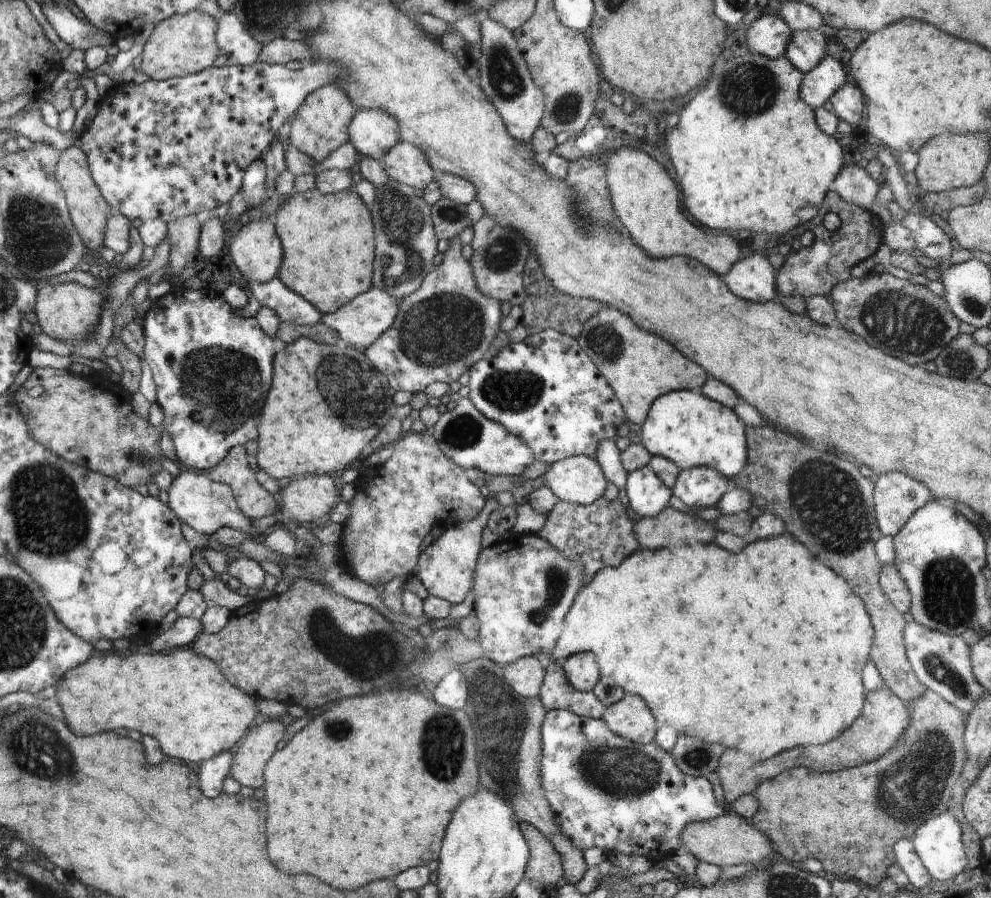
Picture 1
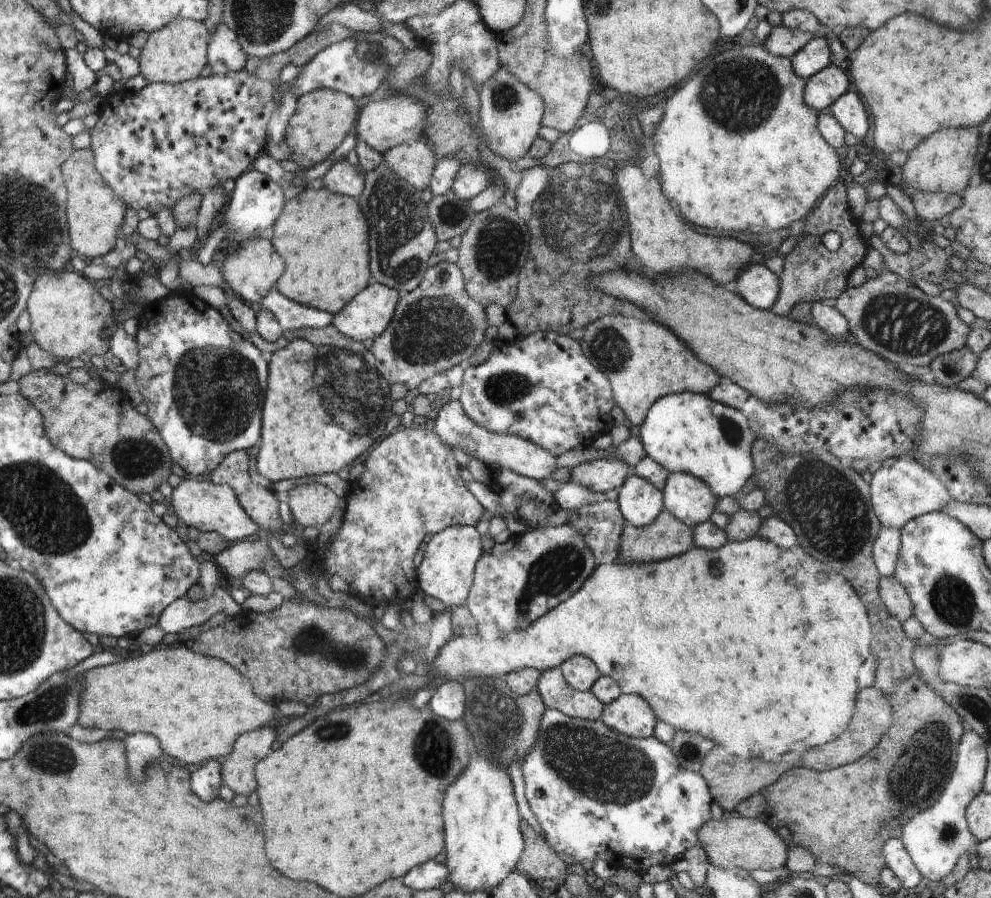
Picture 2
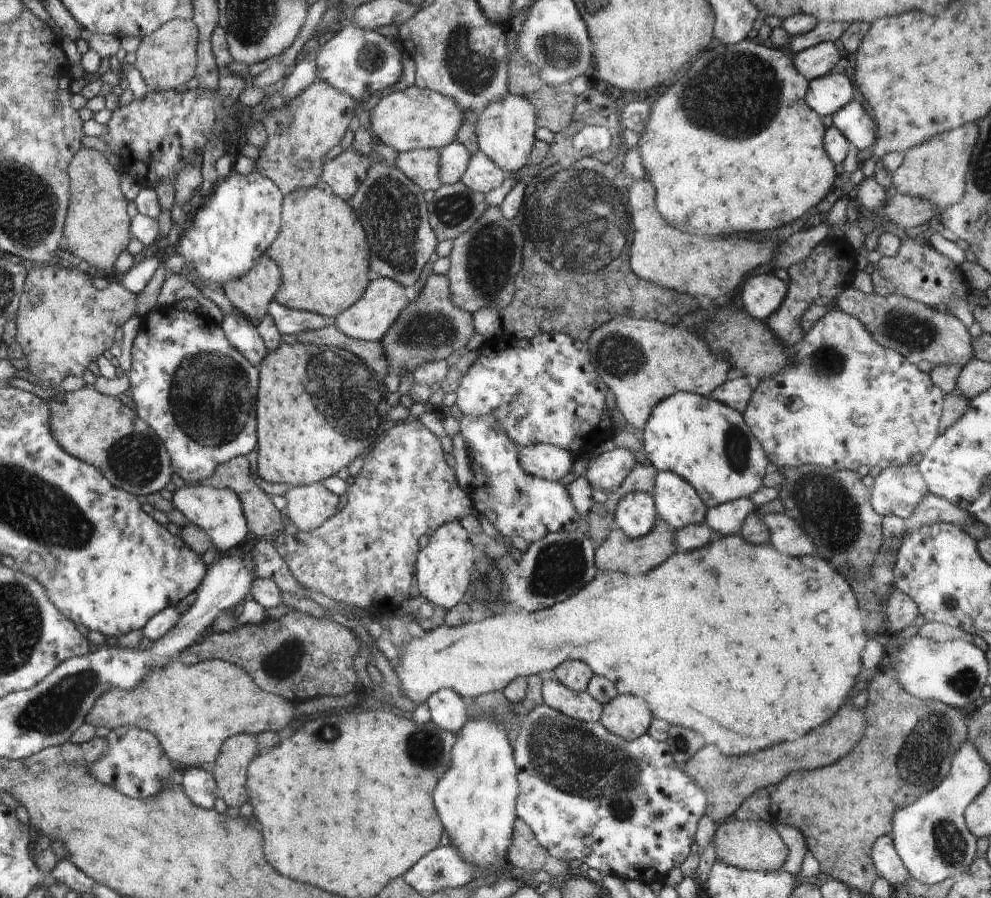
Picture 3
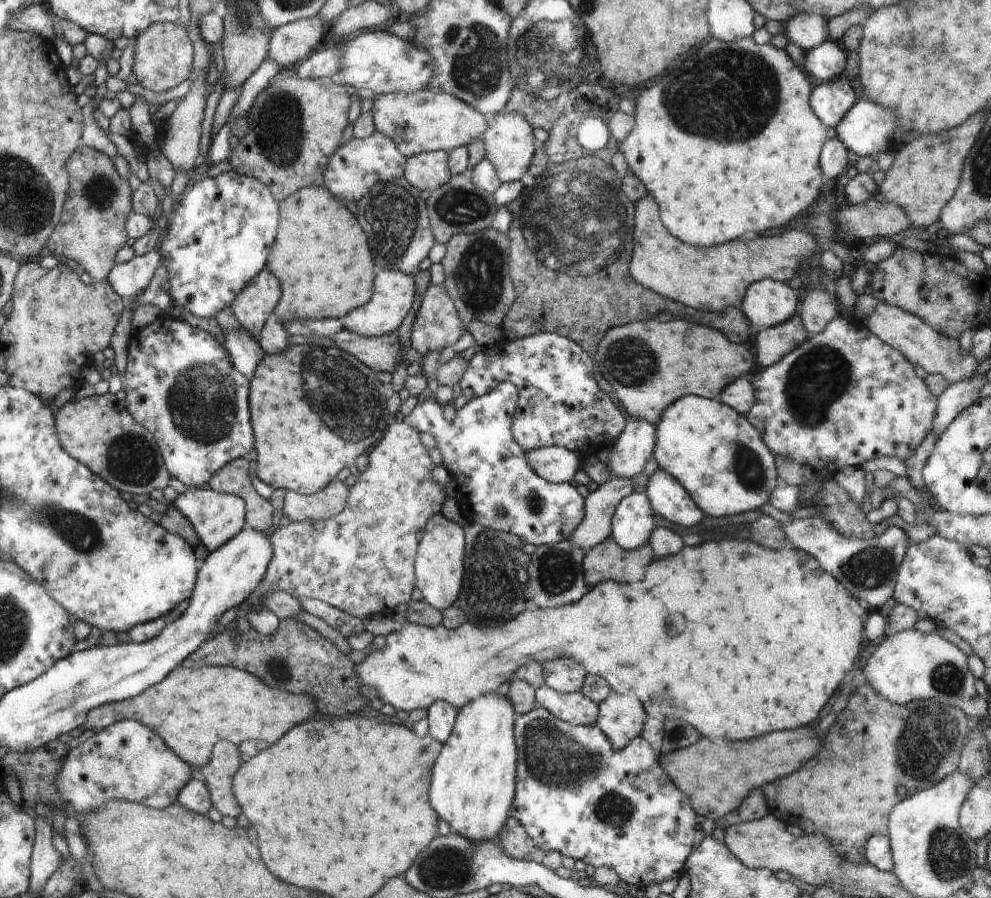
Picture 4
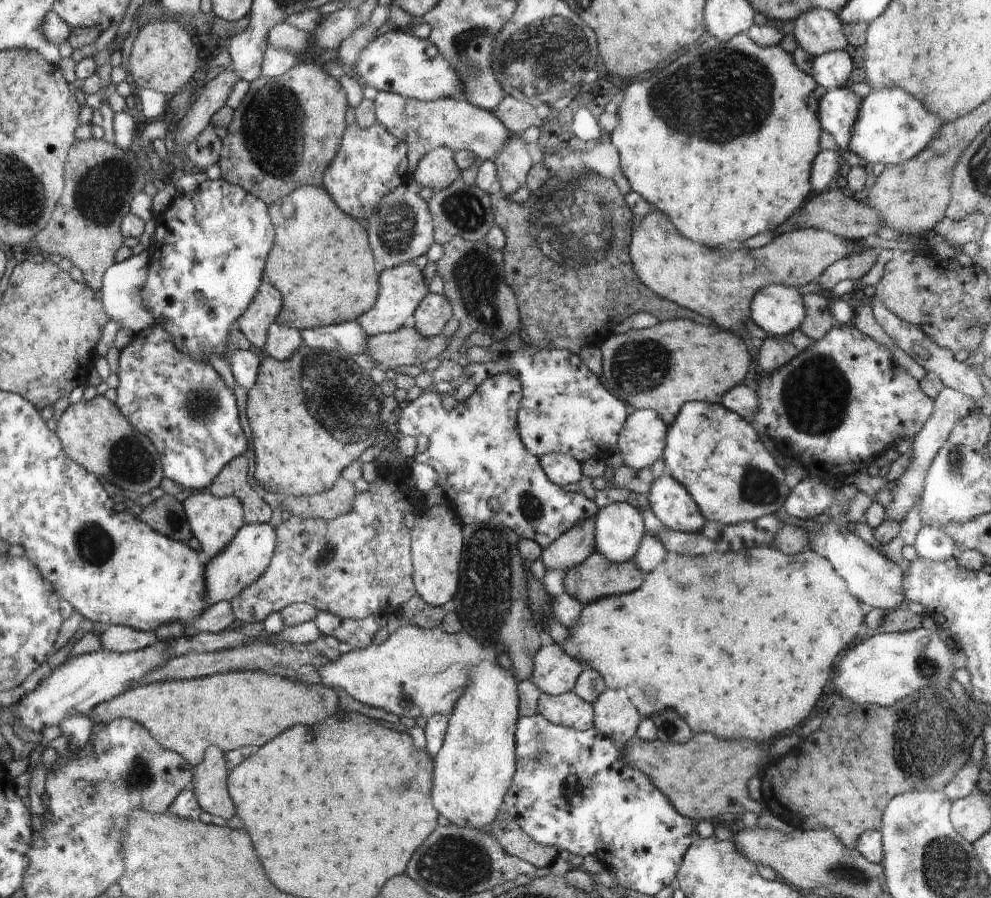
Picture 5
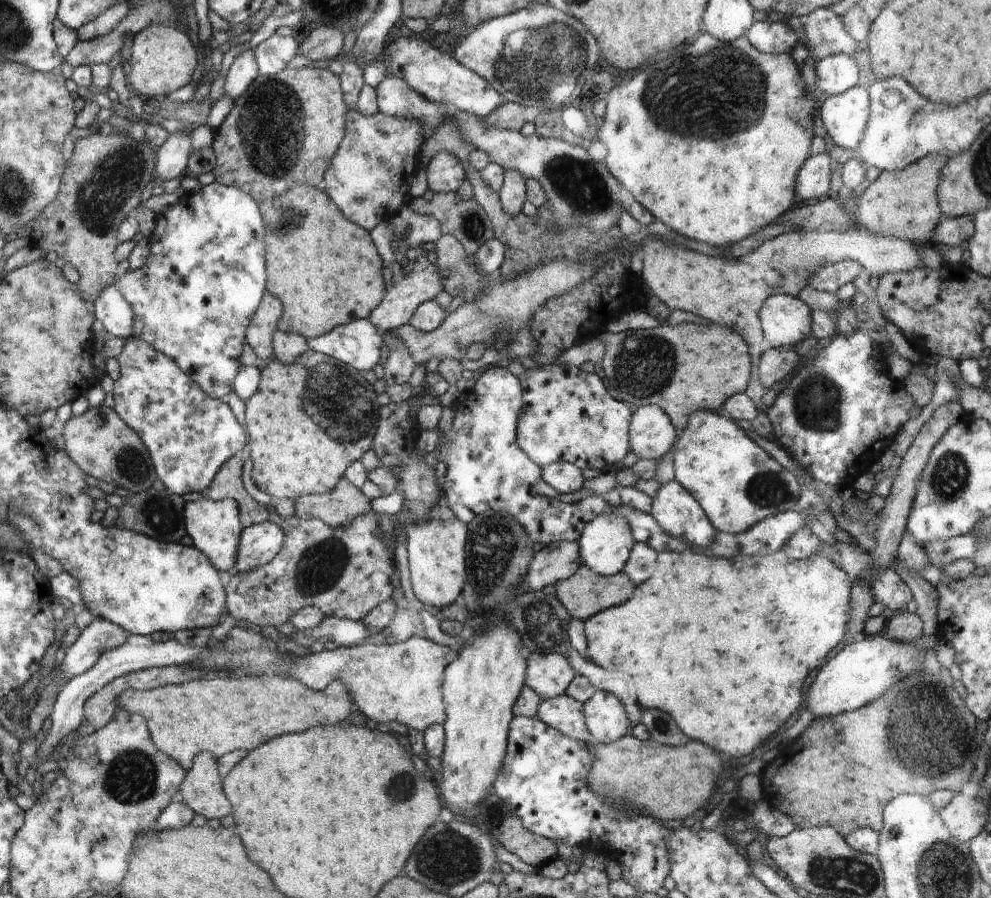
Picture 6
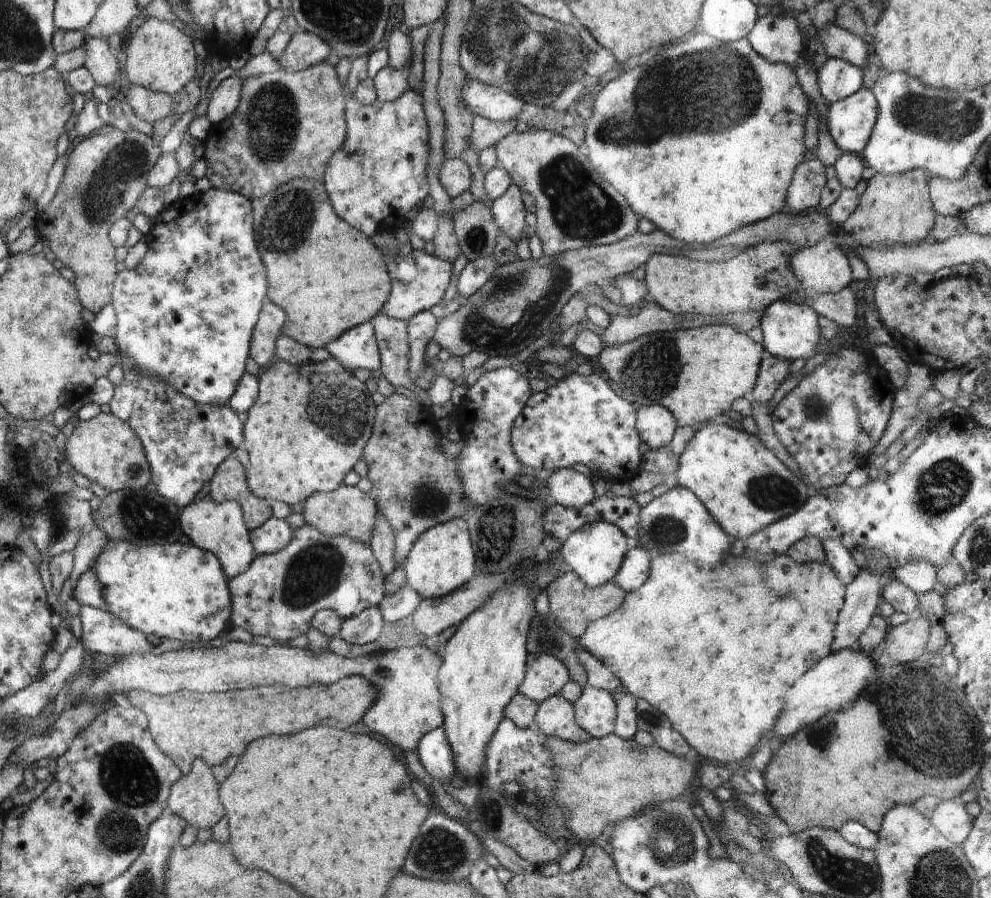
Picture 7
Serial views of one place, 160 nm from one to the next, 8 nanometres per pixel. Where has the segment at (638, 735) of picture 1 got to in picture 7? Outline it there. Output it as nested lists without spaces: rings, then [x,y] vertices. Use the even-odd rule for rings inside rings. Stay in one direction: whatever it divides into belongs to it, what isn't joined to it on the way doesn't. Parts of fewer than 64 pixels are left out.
[[[587,684],[574,705],[575,718],[592,737],[599,739],[614,732],[617,706],[607,690]]]

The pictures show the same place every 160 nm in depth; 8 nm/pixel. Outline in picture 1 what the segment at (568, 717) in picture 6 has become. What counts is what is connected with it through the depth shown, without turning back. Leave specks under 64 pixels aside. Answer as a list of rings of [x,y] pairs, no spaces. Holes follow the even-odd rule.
[[[545,660],[545,675],[538,694],[546,712],[569,710],[581,717],[602,719],[605,706],[593,692],[579,691],[568,682],[561,661]]]

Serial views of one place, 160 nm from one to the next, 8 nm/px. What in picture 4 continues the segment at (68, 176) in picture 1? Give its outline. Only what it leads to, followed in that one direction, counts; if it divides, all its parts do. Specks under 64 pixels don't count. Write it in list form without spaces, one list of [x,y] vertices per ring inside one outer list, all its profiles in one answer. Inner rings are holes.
[[[80,147],[74,150],[67,160],[67,171],[69,192],[66,197],[66,206],[61,212],[56,228],[52,231],[47,247],[49,252],[59,259],[65,256],[76,260],[94,281],[106,281],[110,271],[114,268],[114,256],[126,246],[126,240],[129,237],[126,236],[127,230],[124,230],[124,222],[127,222],[128,214],[132,210],[132,190],[128,182],[120,178],[112,160],[90,147]]]

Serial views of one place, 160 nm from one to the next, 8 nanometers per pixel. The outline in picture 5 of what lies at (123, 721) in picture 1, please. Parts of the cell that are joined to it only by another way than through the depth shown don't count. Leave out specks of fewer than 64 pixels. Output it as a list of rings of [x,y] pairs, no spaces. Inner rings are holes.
[[[240,671],[188,680],[166,679],[140,684],[111,701],[96,705],[88,714],[88,718],[100,726],[106,726],[116,719],[132,719],[147,727],[156,742],[168,750],[183,755],[195,767],[202,763],[206,755],[204,750],[210,744],[220,746],[220,750],[224,752],[234,750],[238,746],[252,746],[252,744],[262,746],[274,736],[282,734],[286,726],[292,726],[292,724],[310,726],[310,724],[324,722],[328,716],[336,712],[336,704],[340,706],[340,698],[333,687],[292,682],[290,679],[269,675],[262,671]]]

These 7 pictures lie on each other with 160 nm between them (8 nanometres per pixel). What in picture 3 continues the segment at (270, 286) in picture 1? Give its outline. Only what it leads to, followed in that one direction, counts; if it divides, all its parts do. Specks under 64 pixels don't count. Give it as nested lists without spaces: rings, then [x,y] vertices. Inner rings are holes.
[[[273,300],[270,304],[271,317],[281,334],[296,334],[320,330],[335,324],[335,319],[315,312],[291,309]]]

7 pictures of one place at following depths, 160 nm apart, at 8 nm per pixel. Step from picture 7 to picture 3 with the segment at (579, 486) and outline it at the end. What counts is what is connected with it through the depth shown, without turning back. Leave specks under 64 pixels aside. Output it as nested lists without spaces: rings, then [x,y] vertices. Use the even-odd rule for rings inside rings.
[[[546,443],[518,447],[519,458],[528,474],[558,481],[572,468],[570,451]]]

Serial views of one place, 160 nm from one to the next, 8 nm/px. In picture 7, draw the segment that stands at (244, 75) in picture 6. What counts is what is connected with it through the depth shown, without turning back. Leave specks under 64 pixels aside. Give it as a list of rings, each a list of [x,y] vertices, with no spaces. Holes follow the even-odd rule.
[[[230,76],[224,79],[211,95],[207,115],[214,125],[220,124],[239,108],[242,100],[241,78]]]

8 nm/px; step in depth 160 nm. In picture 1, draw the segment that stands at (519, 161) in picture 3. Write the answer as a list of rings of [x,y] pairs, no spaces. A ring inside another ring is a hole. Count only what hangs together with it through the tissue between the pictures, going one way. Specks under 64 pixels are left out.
[[[482,13],[479,18],[482,38],[477,48],[477,65],[479,66],[479,85],[491,99],[506,124],[508,134],[524,144],[530,142],[536,129],[543,122],[546,110],[546,96],[542,89],[536,86],[531,77],[530,67],[518,47],[515,34],[503,25]]]

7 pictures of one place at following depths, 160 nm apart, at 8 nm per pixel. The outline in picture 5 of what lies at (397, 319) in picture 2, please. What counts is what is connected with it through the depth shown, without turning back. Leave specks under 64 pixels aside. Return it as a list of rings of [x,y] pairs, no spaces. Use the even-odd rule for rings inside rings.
[[[428,293],[419,308],[416,309],[415,329],[423,336],[433,337],[442,332],[446,322],[453,315],[450,300],[446,295]]]

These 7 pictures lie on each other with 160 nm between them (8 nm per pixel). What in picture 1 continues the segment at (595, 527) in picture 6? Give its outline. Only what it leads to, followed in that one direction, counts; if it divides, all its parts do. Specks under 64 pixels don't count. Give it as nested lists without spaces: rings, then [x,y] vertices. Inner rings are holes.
[[[650,465],[627,474],[623,498],[636,518],[655,517],[664,508],[673,492],[656,476]]]

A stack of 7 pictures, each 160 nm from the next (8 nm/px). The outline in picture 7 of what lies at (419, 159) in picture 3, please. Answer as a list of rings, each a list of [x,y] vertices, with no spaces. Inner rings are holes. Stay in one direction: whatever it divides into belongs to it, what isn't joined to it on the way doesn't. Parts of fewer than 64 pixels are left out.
[[[447,158],[439,168],[438,178],[450,199],[468,192],[472,186],[472,170],[464,159]]]

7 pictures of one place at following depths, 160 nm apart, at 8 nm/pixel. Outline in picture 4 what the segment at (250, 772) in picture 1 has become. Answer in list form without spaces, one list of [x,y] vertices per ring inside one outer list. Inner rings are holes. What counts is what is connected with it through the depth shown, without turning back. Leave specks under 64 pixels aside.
[[[220,742],[211,761],[196,773],[210,788],[211,801],[222,816],[240,816],[240,804],[232,792],[232,776],[238,772],[240,752],[232,742]]]

